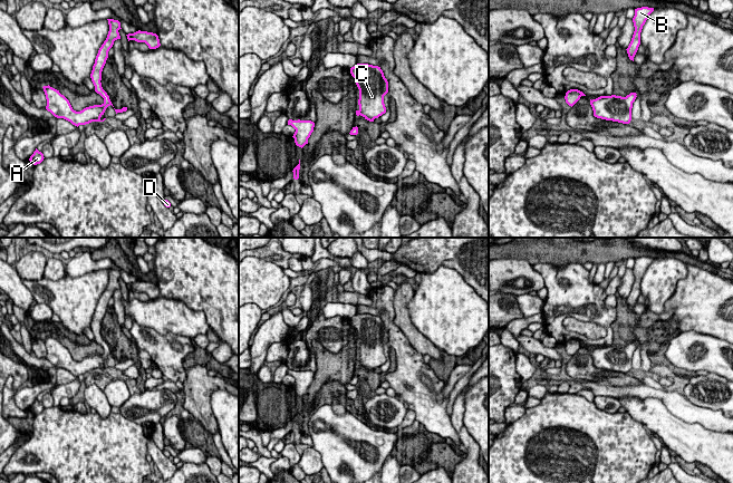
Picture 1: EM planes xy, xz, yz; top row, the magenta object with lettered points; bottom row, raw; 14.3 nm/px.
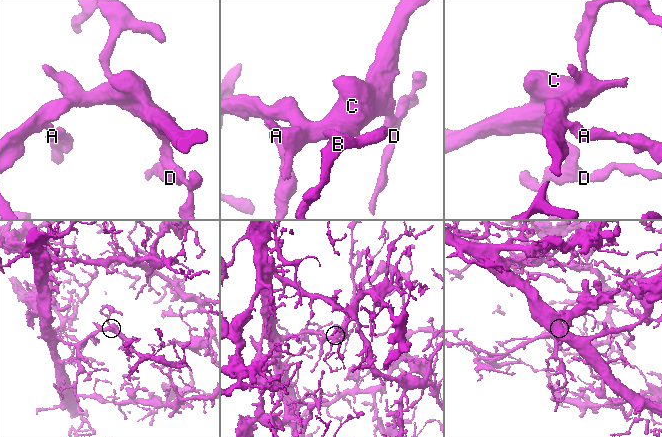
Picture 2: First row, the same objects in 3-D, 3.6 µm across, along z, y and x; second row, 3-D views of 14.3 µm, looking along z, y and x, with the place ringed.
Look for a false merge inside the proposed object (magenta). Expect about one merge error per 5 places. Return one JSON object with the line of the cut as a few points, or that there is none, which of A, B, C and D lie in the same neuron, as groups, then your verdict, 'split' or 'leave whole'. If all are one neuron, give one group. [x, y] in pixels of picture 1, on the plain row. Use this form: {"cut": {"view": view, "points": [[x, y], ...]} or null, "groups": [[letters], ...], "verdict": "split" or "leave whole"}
{"cut": null, "groups": [["A", "B", "C", "D"]], "verdict": "leave whole"}

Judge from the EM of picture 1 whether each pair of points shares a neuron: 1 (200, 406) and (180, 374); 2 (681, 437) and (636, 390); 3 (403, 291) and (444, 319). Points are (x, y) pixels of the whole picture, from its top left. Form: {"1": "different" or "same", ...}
{"1": "different", "2": "different", "3": "different"}

